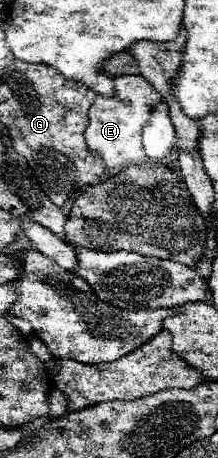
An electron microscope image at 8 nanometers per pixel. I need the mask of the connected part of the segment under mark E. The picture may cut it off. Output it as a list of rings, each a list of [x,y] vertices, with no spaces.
[[[119,76],[115,78],[115,96],[97,96],[89,108],[89,126],[85,128],[85,140],[91,152],[105,158],[109,168],[129,166],[143,162],[147,156],[141,144],[141,128],[149,118],[151,108],[161,102],[161,96],[143,76]]]

